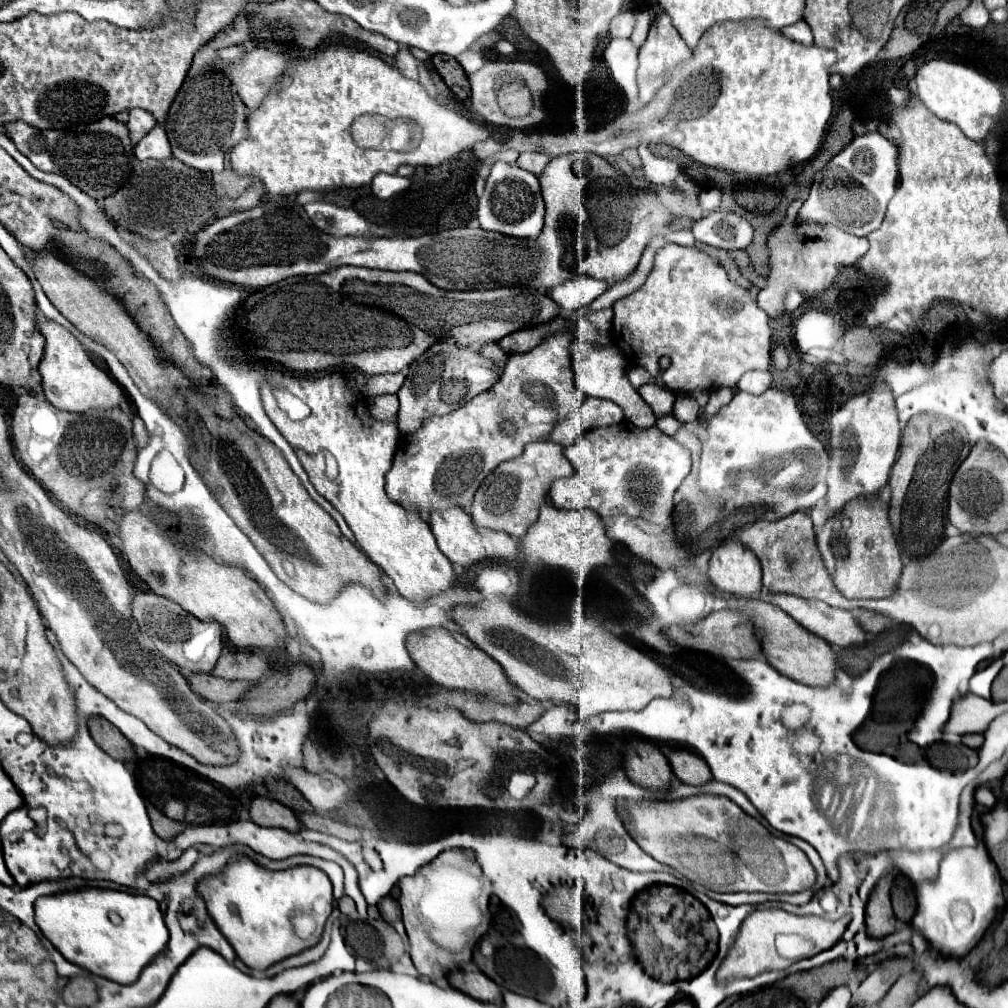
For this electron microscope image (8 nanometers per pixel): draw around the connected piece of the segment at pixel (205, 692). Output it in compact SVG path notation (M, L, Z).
M193 674L187 678L187 682L193 692L215 704L237 702L241 694L251 686L245 682L225 682L223 678L215 678L213 674Z

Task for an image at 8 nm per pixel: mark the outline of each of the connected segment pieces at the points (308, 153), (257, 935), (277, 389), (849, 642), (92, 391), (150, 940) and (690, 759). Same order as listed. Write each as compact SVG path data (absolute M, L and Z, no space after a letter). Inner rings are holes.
M329 46L309 60L293 60L289 74L285 74L285 78L279 80L279 86L269 92L265 104L249 114L247 122L251 138L241 140L231 150L231 166L237 174L259 178L269 196L299 194L303 190L333 190L341 186L367 186L379 172L395 174L401 164L439 166L459 152L471 150L475 142L493 138L489 126L471 122L439 104L417 80L401 76L381 58L351 46Z
M241 858L241 862L233 862L233 866L229 866L229 870L225 870L225 874L219 874L217 878L205 878L205 882L199 882L199 894L205 898L207 910L215 920L217 928L221 930L221 934L229 938L229 944L233 946L235 954L243 960L245 966L253 970L267 970L269 966L289 956L295 956L315 944L315 940L299 940L295 936L293 926L289 922L295 910L311 910L317 922L325 922L333 910L333 886L327 874L321 872L319 868L295 866L283 872L271 872L257 866L249 858Z
M274 368L261 392L265 412L295 450L315 490L343 514L359 548L393 580L399 594L423 606L429 598L447 592L457 574L439 550L429 524L419 514L409 514L393 504L385 494L385 474L399 442L397 422L379 422L367 408L361 408L363 398L347 394L339 372L299 378ZM329 454L337 464L337 472L327 469Z
M789 594L773 596L773 604L795 618L805 630L833 646L849 648L867 640L867 632L859 626L857 618L849 610L827 606L821 600L805 600Z
M39 318L39 330L45 336L45 356L39 364L39 374L43 380L43 392L47 400L57 408L65 412L85 412L91 408L101 408L101 410L111 410L117 408L123 400L123 390L121 386L101 368L97 368L81 342L69 330L63 326L57 326L57 322L49 322L47 318Z
M85 888L77 892L65 892L55 896L41 896L35 902L35 922L41 926L45 938L65 956L69 962L77 962L95 976L111 978L121 984L131 984L139 978L145 964L149 964L159 950L165 950L169 932L163 922L163 912L159 902L149 896L135 896L117 890Z
M673 750L669 754L669 762L673 766L673 774L691 786L703 786L713 780L713 774L707 766L707 762L693 754L691 750Z

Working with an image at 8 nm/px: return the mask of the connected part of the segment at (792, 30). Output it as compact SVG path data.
M797 22L797 24L793 24L793 26L787 26L787 28L783 28L781 30L787 38L793 38L795 42L801 42L801 44L805 44L805 46L809 46L811 42L813 42L813 34L811 34L811 28L807 26L807 22Z

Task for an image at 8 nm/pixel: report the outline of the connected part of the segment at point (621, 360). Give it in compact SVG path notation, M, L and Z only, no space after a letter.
M575 336L571 342L571 366L575 372L575 384L585 396L613 400L615 404L619 404L623 408L625 418L639 428L655 426L657 418L655 418L653 410L647 406L647 402L639 396L639 392L631 386L631 382L625 374L625 356L617 346L607 344L607 346L599 348L599 346L585 342L581 336Z

